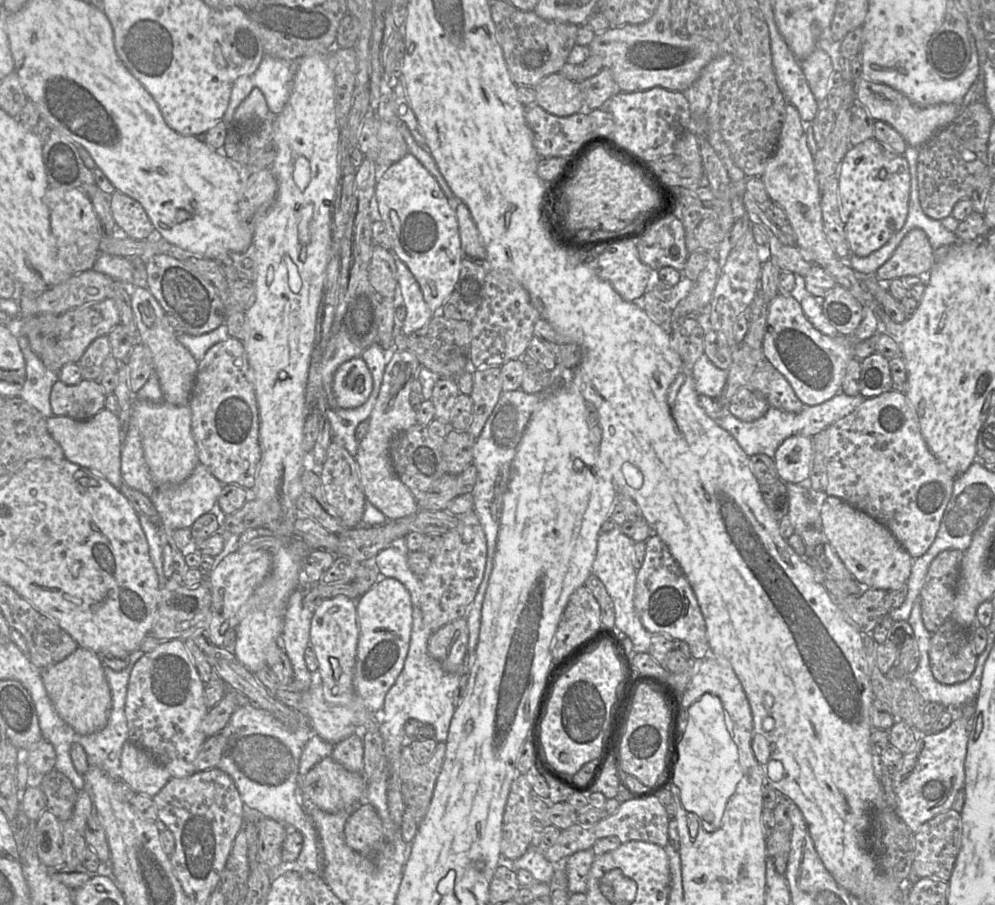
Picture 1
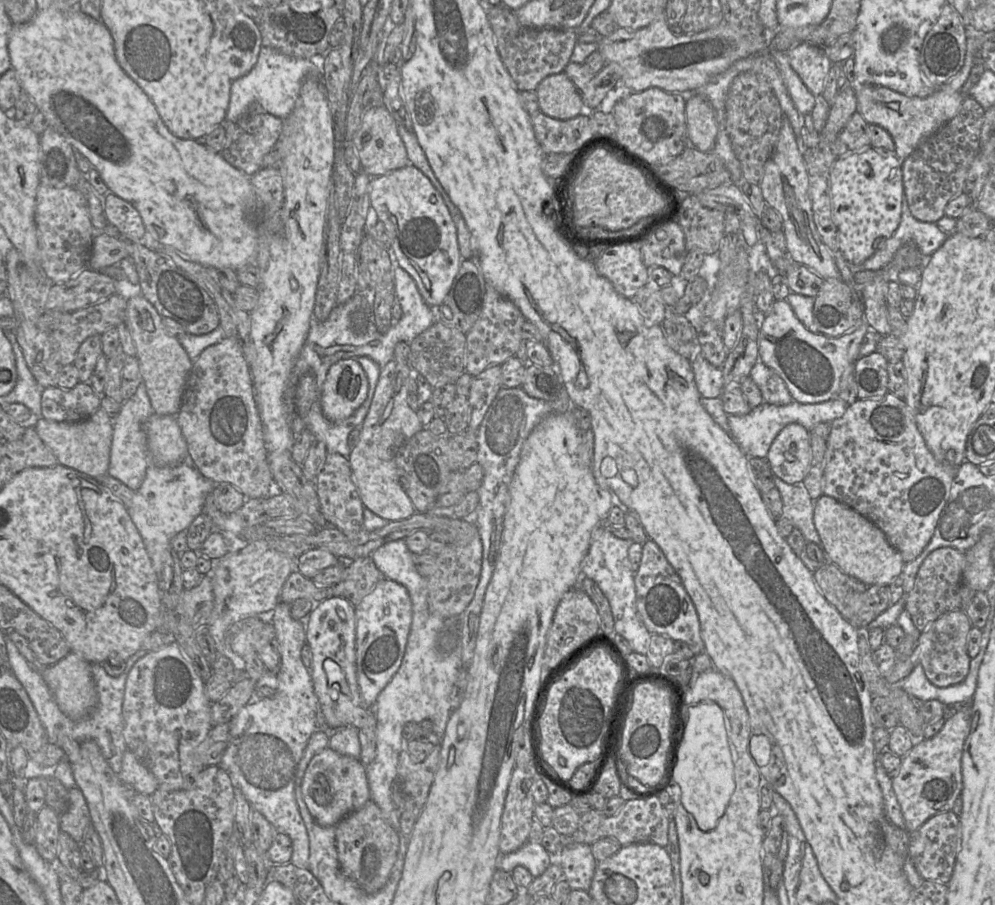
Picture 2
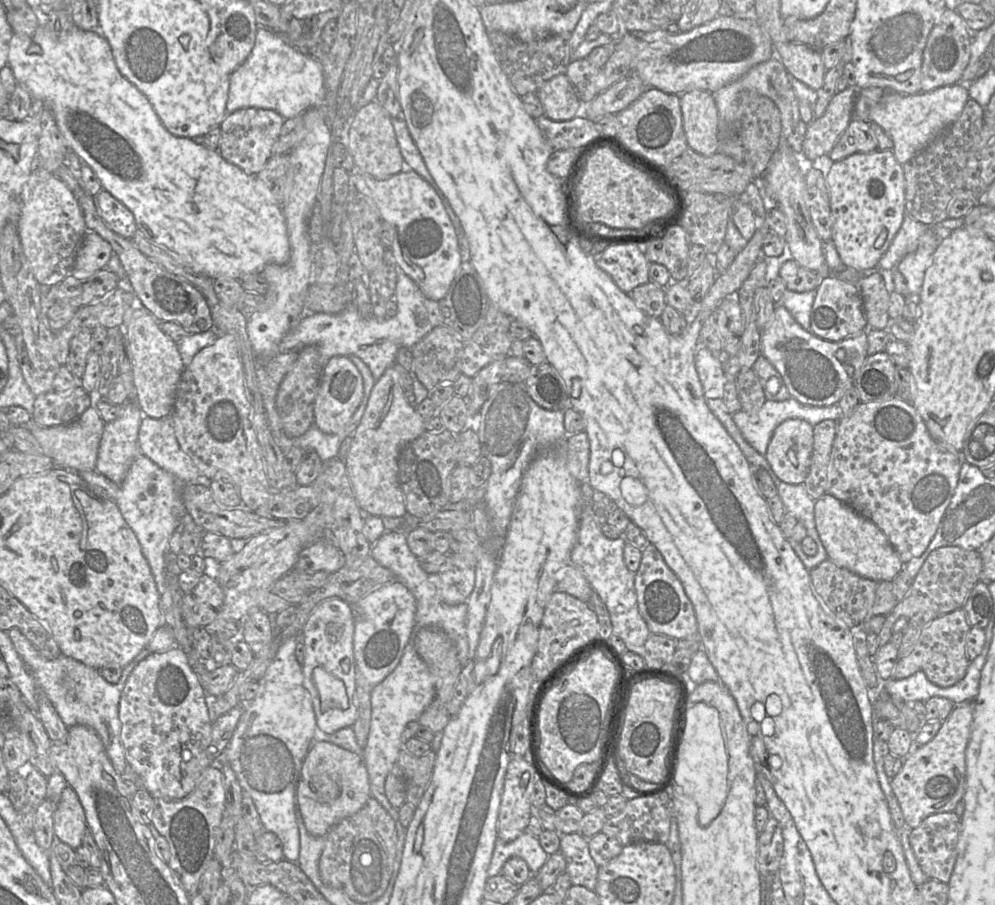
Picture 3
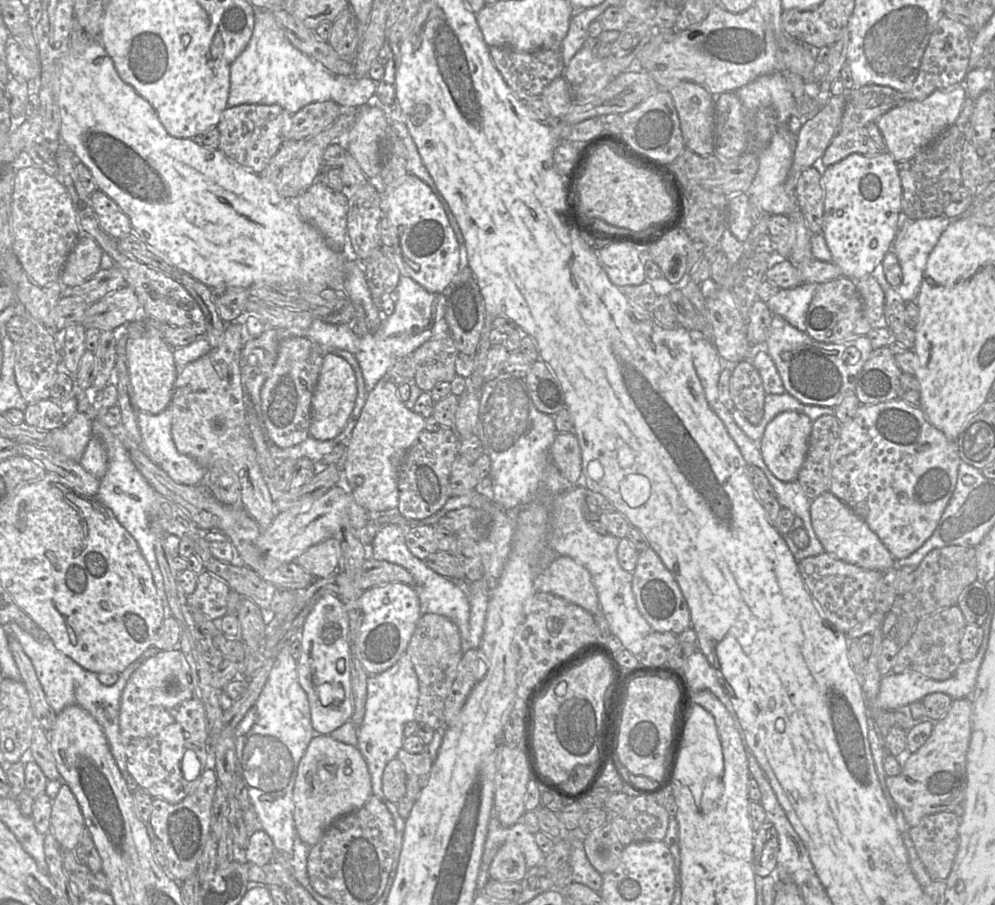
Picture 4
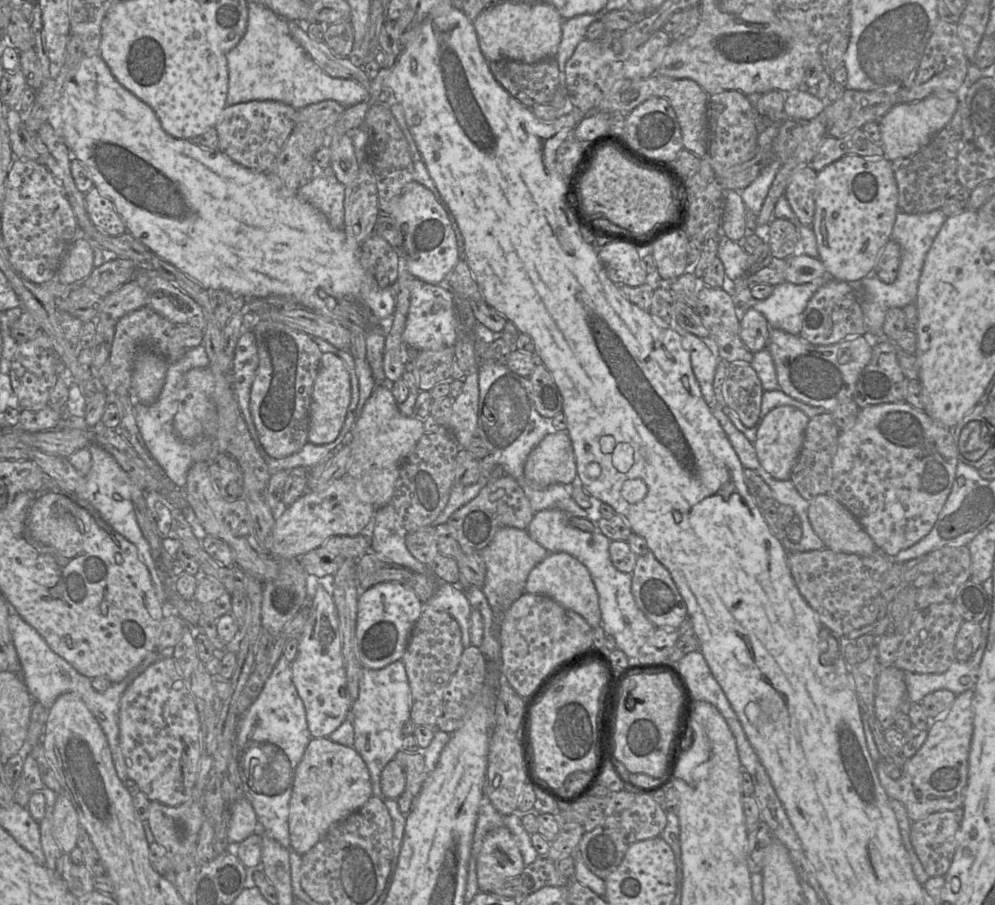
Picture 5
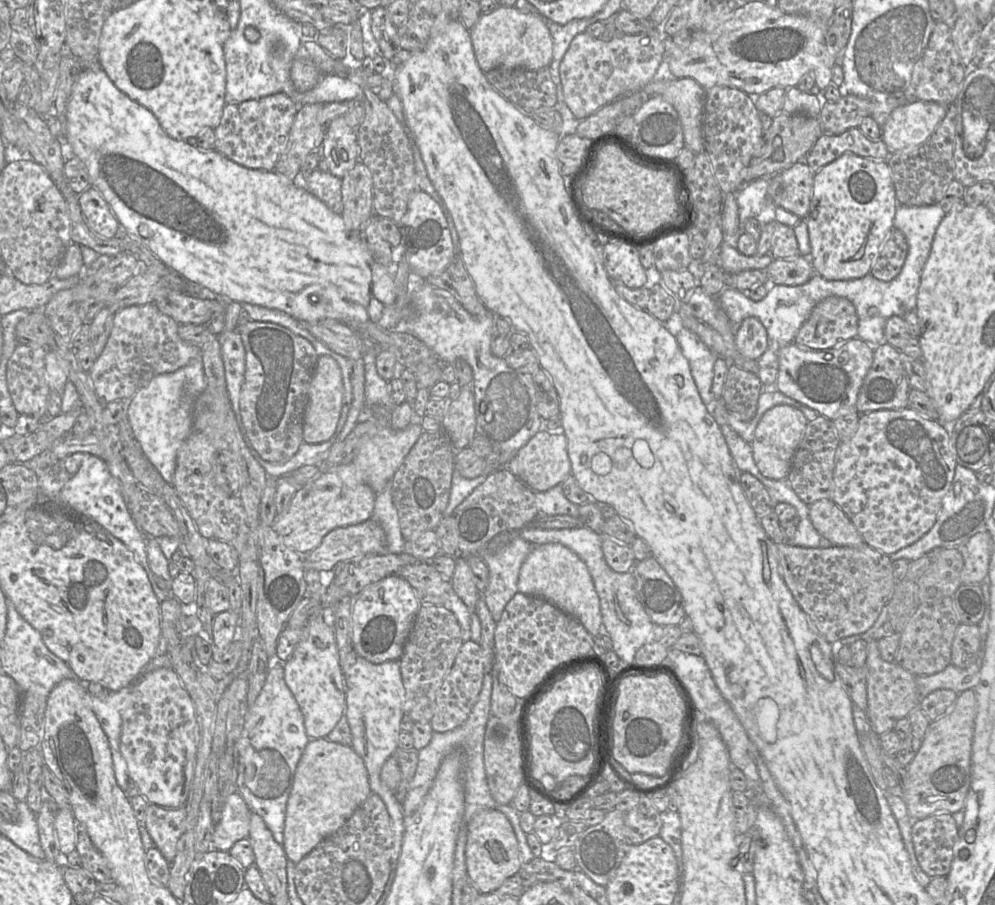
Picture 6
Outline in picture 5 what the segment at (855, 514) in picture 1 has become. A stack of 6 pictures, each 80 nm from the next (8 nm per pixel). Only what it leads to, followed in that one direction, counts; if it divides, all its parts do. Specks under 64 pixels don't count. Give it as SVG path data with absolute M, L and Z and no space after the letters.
M828 493L812 499L808 512L813 530L830 550L861 555L877 551L855 516Z

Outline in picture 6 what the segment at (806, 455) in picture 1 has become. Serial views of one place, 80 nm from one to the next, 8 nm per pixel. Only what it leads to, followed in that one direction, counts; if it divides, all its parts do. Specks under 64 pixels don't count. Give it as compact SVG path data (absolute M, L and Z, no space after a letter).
M776 405L766 411L759 421L751 443L753 459L761 474L772 480L787 478L791 460L797 449L808 420L797 408L790 405Z

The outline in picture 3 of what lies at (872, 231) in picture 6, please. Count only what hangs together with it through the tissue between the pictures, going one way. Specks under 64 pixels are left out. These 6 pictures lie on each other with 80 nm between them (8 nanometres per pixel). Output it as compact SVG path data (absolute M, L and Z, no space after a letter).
M878 149L868 153L854 153L834 162L828 156L821 156L813 163L820 163L827 168L826 184L832 214L831 240L843 264L860 272L861 276L877 273L878 262L889 248L904 218L905 178L902 165L898 163L892 150Z

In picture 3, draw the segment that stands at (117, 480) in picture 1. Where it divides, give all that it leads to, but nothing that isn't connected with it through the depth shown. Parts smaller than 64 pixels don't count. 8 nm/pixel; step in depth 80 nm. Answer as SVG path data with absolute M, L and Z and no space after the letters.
M93 405L68 424L44 427L30 421L27 424L20 425L26 426L31 431L42 446L44 454L53 460L55 466L73 471L93 471L95 470L99 444L105 424L97 408Z

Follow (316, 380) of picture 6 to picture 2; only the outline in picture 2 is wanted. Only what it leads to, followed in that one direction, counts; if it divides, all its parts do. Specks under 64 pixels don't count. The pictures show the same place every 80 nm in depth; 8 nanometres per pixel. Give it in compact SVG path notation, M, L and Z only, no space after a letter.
M355 358L334 363L320 391L324 416L333 422L348 418L366 400L368 389L366 373Z

